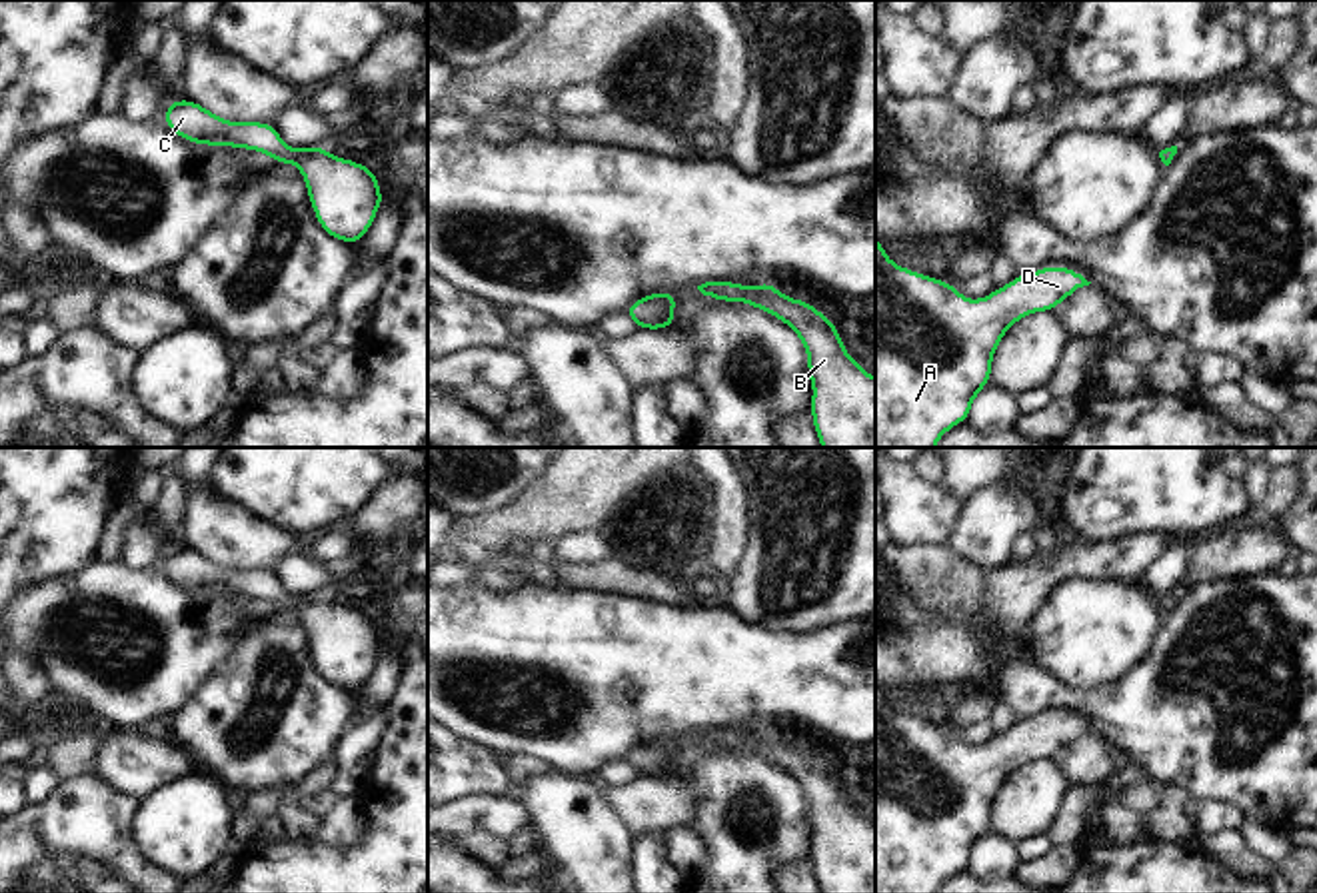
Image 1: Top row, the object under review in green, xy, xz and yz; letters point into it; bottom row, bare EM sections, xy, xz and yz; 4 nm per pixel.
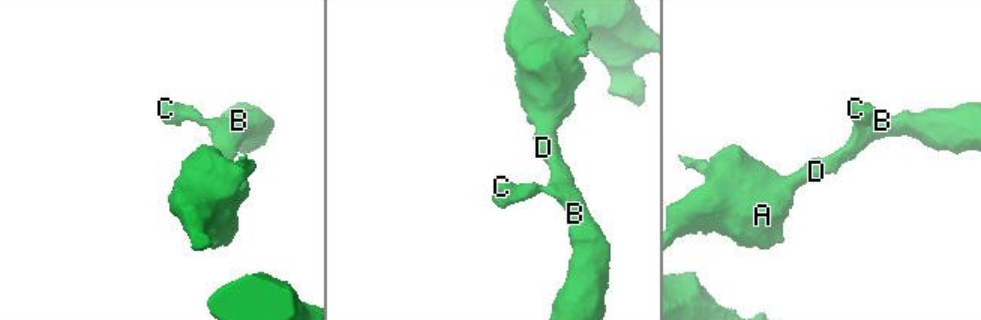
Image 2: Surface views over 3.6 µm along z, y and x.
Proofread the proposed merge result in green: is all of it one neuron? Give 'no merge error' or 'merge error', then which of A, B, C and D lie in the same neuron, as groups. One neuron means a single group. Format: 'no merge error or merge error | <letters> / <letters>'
no merge error | A B C D

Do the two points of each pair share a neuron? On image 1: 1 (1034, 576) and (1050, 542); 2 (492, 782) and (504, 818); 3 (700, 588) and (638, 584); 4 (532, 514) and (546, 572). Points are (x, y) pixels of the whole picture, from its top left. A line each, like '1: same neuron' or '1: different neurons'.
1: different neurons
2: different neurons
3: different neurons
4: different neurons

